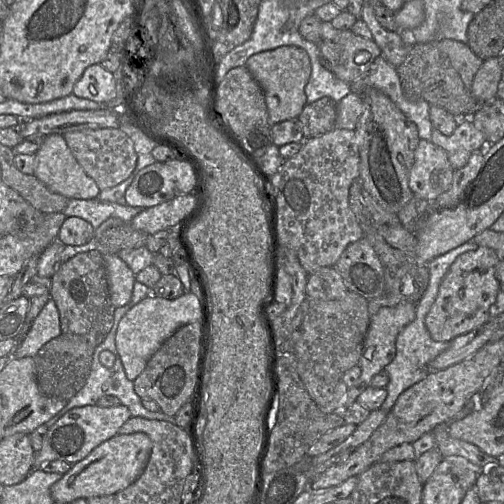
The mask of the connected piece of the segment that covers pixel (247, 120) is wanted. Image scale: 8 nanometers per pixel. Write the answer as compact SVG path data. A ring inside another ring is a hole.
M245 65L232 68L219 81L216 108L237 136L270 126L263 90Z

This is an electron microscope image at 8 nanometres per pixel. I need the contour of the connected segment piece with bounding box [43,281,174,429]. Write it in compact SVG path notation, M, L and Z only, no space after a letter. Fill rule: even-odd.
M135 282L130 302L124 306L115 309L114 323L110 332L108 333L105 340L95 348L90 374L85 385L70 401L68 401L67 405L60 412L58 412L55 416L53 416L50 420L43 424L48 429L71 409L76 407L96 405L97 401L106 395L112 395L117 397L120 403L128 408L131 417L141 417L149 420L167 421L174 424L174 417L167 416L161 411L150 412L144 408L144 406L142 405L142 399L136 394L134 390L133 382L128 380L126 377L124 367L116 347L116 333L121 319L132 307L134 307L136 304L138 304L140 301L150 295L152 295L152 290L149 287L140 282Z

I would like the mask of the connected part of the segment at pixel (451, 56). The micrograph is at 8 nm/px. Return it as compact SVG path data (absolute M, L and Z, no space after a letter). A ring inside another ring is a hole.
M442 39L436 42L441 53L460 75L466 88L470 90L475 74L482 66L483 60L466 43L454 39Z

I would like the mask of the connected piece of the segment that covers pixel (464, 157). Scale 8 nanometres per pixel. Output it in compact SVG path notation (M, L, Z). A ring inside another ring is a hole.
M470 118L459 119L457 128L448 136L433 128L431 142L446 152L454 170L465 166L474 152L487 146L484 134Z

